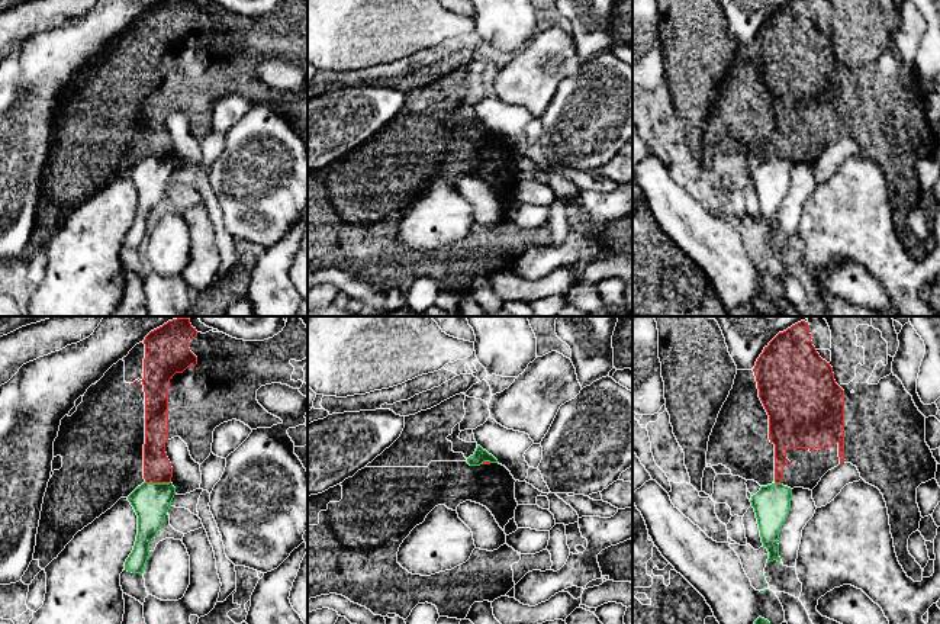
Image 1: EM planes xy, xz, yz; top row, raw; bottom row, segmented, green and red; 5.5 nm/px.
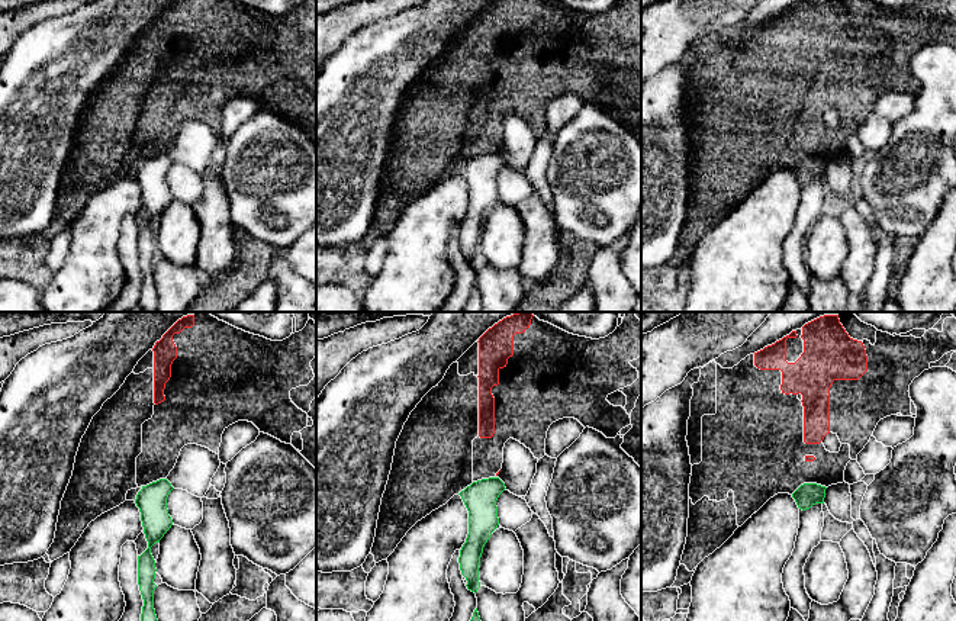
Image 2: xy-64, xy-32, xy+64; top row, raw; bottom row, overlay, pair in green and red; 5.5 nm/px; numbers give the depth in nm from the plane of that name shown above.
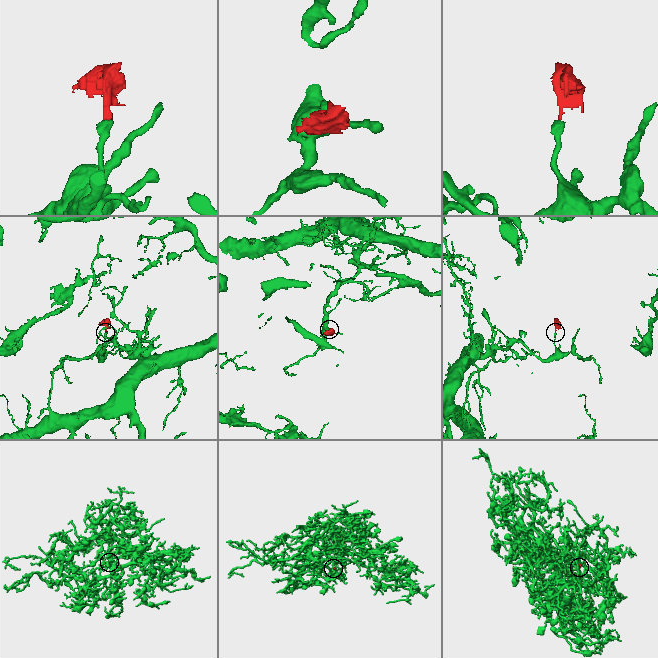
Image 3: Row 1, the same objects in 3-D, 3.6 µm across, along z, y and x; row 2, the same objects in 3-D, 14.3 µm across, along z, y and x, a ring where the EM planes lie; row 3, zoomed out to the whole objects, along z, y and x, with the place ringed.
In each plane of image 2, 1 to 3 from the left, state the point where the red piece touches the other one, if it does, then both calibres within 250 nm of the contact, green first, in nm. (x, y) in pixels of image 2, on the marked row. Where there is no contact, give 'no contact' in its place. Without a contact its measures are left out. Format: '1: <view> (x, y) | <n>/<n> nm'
1: no contact
2: no contact
3: no contact

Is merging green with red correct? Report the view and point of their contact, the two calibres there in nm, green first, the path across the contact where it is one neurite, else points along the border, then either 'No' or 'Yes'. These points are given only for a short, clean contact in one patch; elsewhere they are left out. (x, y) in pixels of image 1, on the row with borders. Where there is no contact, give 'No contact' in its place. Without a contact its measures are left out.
Touches green at xy (158, 483). Thickness 200 nm (green) against 160 nm. Boundary: xy (145, 481), (170, 482). No

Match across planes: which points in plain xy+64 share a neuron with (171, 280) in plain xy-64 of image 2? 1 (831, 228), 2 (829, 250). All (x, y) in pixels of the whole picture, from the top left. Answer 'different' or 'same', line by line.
1: different
2: different

